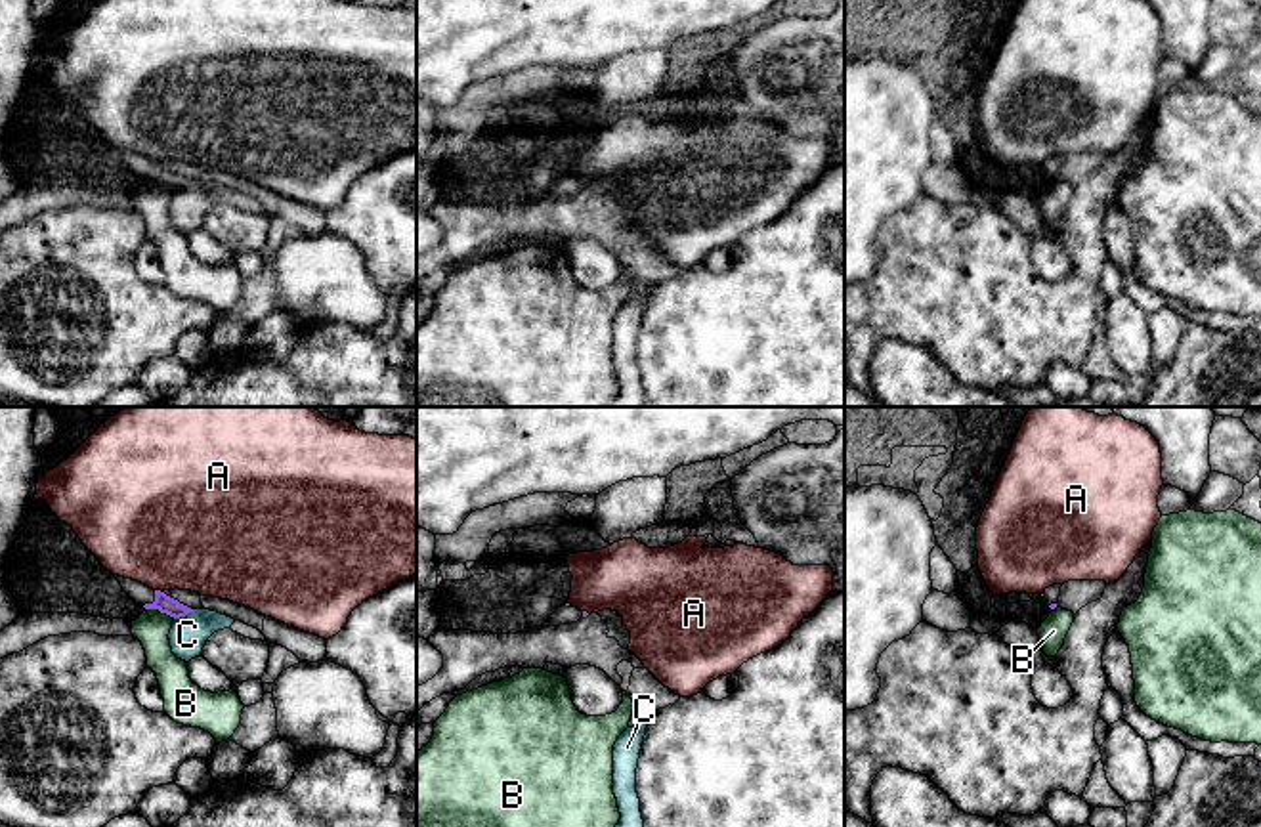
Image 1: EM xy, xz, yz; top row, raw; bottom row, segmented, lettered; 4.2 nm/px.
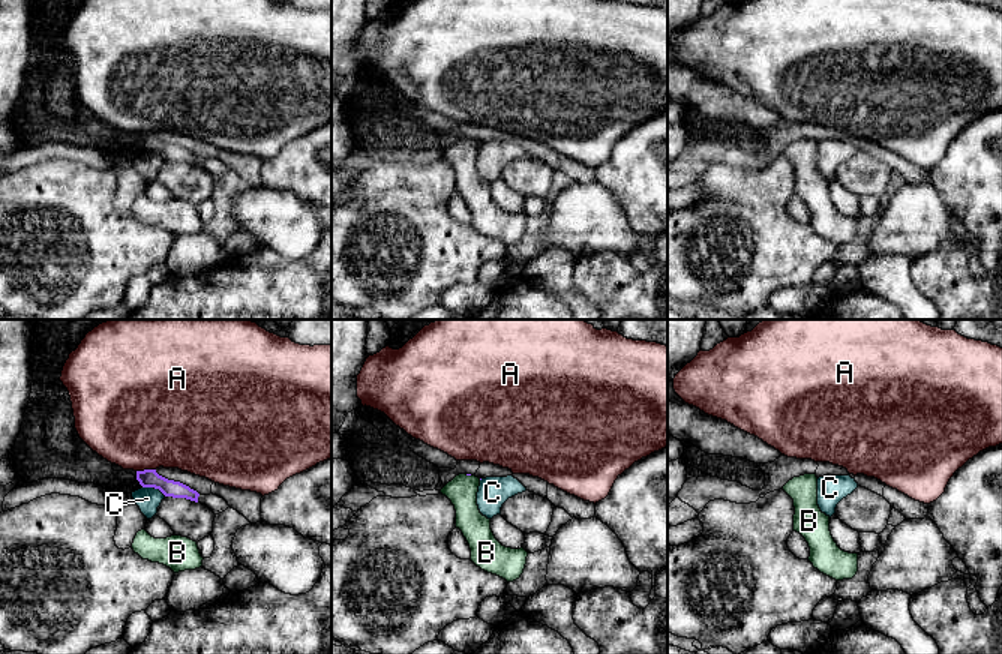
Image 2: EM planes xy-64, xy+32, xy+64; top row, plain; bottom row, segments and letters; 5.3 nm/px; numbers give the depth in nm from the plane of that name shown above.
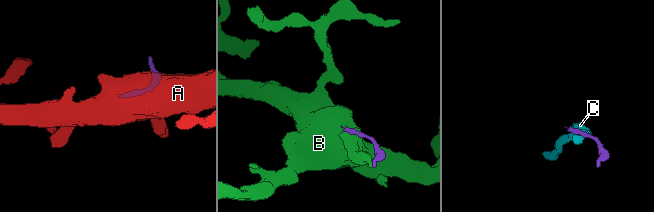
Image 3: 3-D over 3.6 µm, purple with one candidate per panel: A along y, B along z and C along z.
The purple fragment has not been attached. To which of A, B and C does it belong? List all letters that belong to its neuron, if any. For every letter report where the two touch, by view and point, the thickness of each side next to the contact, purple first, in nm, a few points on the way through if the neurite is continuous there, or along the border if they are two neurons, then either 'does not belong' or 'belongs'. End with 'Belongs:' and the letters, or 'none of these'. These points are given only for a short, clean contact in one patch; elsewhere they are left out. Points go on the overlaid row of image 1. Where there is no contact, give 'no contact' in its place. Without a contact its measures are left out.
A: contact xy (159, 591); calibres 80 and 480 nm; border xy (155, 589), (161, 593); does not belong
B: contact xy (161, 612); calibres 80 and 150 nm; border xy (148, 608), (157, 608), (174, 617); does not belong
C: contact xy (184, 615); calibres 80 and 160 nm; border xy (193, 610), (174, 619); does not belong
Belongs: none of these

